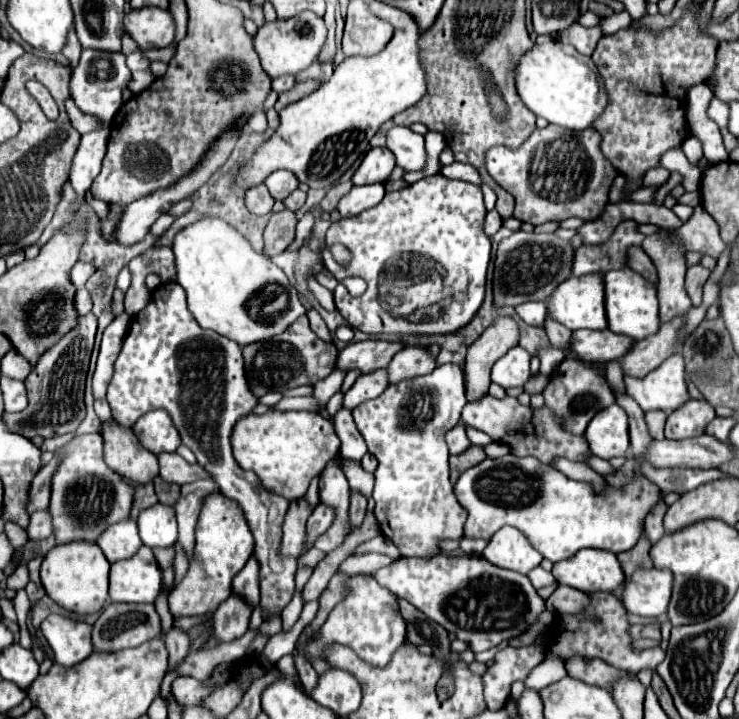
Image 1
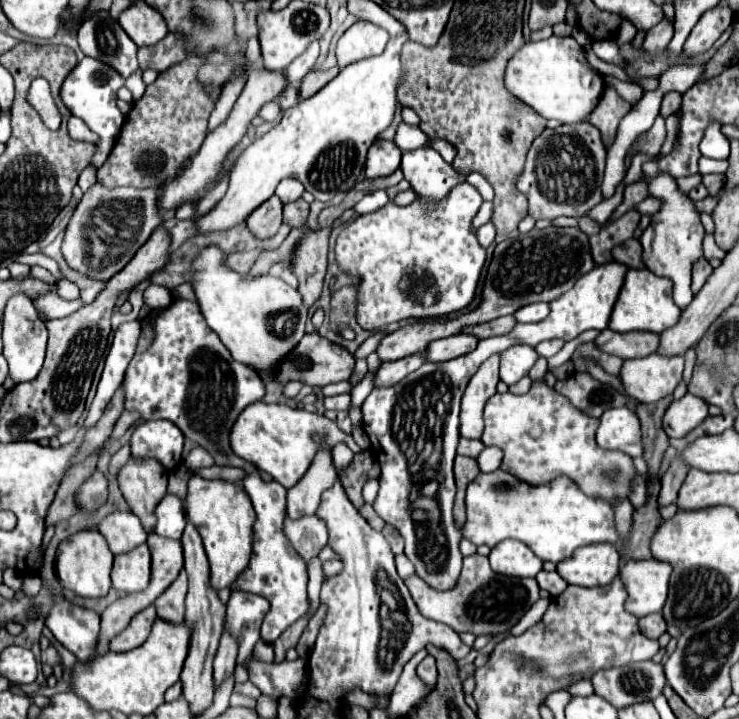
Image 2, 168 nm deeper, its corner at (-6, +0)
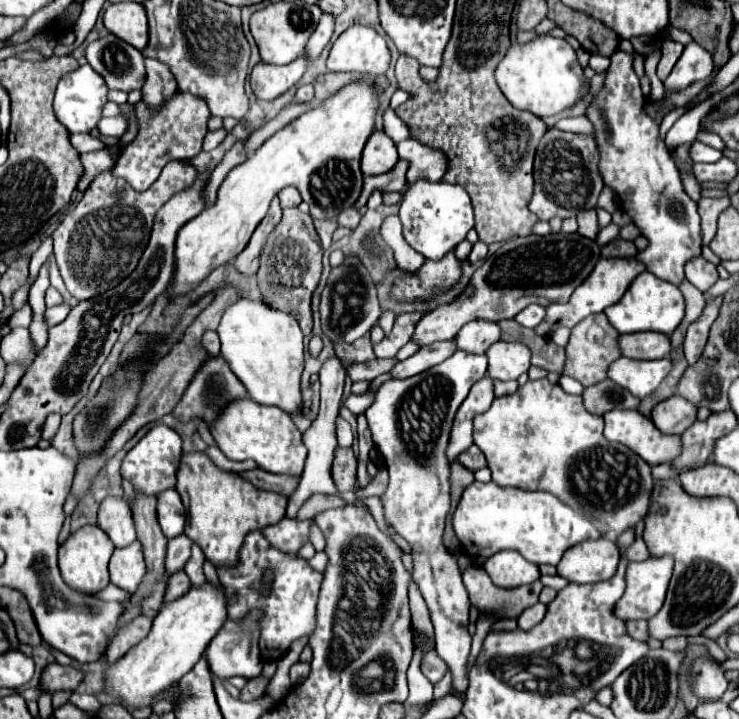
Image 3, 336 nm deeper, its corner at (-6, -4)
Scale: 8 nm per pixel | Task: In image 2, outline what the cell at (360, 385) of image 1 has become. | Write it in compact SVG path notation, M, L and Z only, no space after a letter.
M423 353L421 355L411 355L407 359L399 359L395 363L383 363L375 375L373 387L385 389L385 387L393 387L395 383L399 383L403 377L407 377L409 373L413 373L419 365L423 365Z

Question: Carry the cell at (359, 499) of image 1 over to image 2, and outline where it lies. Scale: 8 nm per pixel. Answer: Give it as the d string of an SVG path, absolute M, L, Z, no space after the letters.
M365 451L365 455L355 455L353 463L345 471L341 471L339 479L341 479L341 483L343 483L345 491L347 491L347 497L351 499L351 503L357 509L361 509L365 505L363 495L361 495L363 485L369 479L377 479L379 473L381 473L379 463L377 463L377 459L373 457L371 451Z

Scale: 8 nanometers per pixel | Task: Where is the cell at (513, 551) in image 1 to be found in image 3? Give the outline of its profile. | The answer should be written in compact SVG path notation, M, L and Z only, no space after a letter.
M499 551L483 563L483 569L497 587L513 589L537 581L541 577L537 565L529 563L515 551Z

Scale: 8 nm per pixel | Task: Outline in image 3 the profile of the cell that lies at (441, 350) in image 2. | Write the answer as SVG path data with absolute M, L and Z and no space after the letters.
M485 319L467 323L455 337L457 349L471 351L471 353L485 353L489 349L489 345L493 345L499 339L501 339L499 323L485 321Z

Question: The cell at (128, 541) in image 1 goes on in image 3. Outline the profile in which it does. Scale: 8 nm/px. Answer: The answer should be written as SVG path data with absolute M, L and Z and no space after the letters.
M105 497L99 505L99 527L109 535L115 547L131 545L137 539L131 503L125 497Z

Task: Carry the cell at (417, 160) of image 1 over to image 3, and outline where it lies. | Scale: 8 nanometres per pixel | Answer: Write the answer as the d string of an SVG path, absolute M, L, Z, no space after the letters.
M417 181L409 185L409 191L405 195L405 201L399 209L401 225L403 225L403 237L405 241L419 251L427 259L443 259L449 251L453 251L473 229L473 207L467 191L457 185L449 183L429 183L429 181Z

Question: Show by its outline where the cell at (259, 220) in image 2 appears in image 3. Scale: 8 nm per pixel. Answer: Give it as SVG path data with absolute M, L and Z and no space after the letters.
M275 197L271 201L271 207L269 207L269 213L267 217L259 223L259 227L255 229L249 245L245 247L243 253L237 255L235 259L235 269L243 275L243 277L251 277L255 275L255 271L259 269L259 251L263 249L263 243L267 239L267 235L275 229L275 225L279 223L281 219L281 207L279 207L279 199Z

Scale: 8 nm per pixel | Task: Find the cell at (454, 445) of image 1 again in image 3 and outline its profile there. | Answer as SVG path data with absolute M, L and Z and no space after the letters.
M477 445L469 447L467 451L463 451L457 459L461 465L465 465L469 471L479 471L483 467L487 467L487 461L485 461L485 455L479 451Z

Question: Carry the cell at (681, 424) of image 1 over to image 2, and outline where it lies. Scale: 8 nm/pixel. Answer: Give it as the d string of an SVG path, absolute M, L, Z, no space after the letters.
M687 393L683 399L673 401L669 409L663 415L663 429L671 439L681 439L695 427L703 423L703 419L709 415L709 405L691 393Z

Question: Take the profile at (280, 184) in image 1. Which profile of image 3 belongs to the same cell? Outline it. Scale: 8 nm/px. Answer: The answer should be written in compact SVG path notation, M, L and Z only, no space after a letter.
M285 187L279 191L279 199L281 199L281 207L297 207L301 203L301 195L295 187Z

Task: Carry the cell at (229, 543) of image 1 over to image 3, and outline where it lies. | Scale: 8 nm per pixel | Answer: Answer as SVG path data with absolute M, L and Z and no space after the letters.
M183 453L177 467L177 493L187 507L185 535L195 541L215 565L231 563L239 557L239 547L249 531L275 525L285 517L287 499L253 487L239 473L219 469L205 453Z

